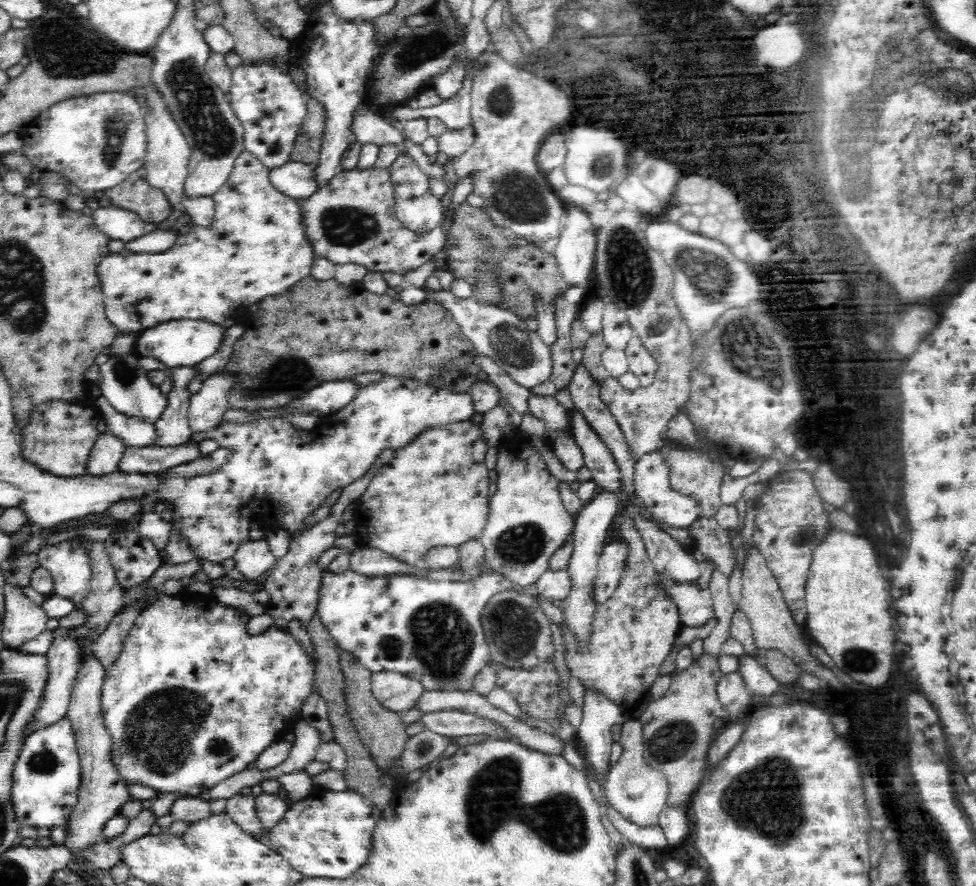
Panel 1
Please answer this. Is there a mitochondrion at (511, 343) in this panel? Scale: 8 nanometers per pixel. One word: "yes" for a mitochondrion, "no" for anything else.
yes

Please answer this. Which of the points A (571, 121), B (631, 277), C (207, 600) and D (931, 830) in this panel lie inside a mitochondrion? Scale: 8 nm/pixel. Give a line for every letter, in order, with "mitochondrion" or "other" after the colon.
A: other
B: mitochondrion
C: other
D: other

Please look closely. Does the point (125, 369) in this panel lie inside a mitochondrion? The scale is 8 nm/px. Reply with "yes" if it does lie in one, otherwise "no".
yes

